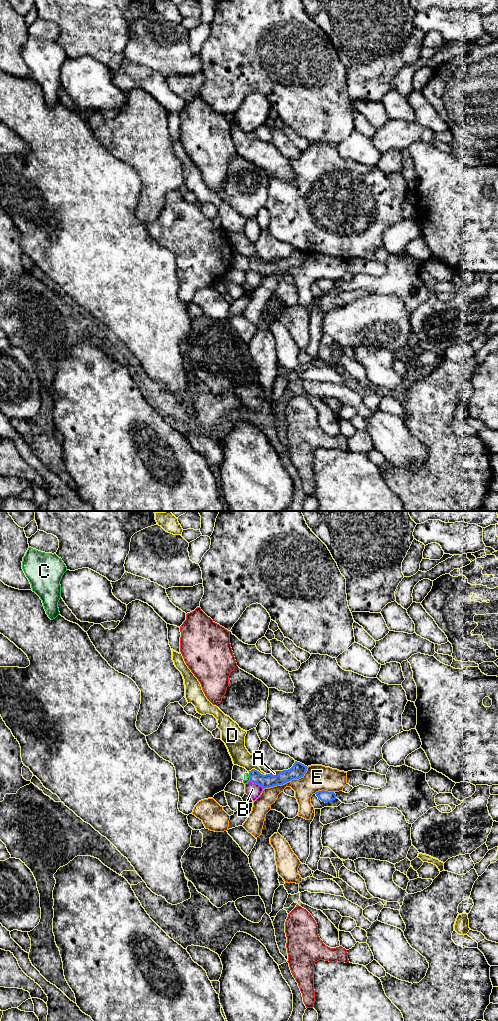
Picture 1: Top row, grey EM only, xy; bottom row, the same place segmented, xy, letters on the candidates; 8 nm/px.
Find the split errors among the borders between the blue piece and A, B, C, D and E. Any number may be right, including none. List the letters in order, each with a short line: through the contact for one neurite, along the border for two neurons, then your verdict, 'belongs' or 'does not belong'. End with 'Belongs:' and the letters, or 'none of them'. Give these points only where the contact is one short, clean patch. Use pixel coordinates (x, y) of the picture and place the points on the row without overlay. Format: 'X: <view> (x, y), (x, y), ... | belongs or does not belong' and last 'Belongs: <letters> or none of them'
A: xy (281, 259), (276, 263), (270, 262) | does not belong
B: does not belong
C: xy (248, 262), (250, 268) | does not belong
D: does not belong
E: does not belong
Belongs: none of them

